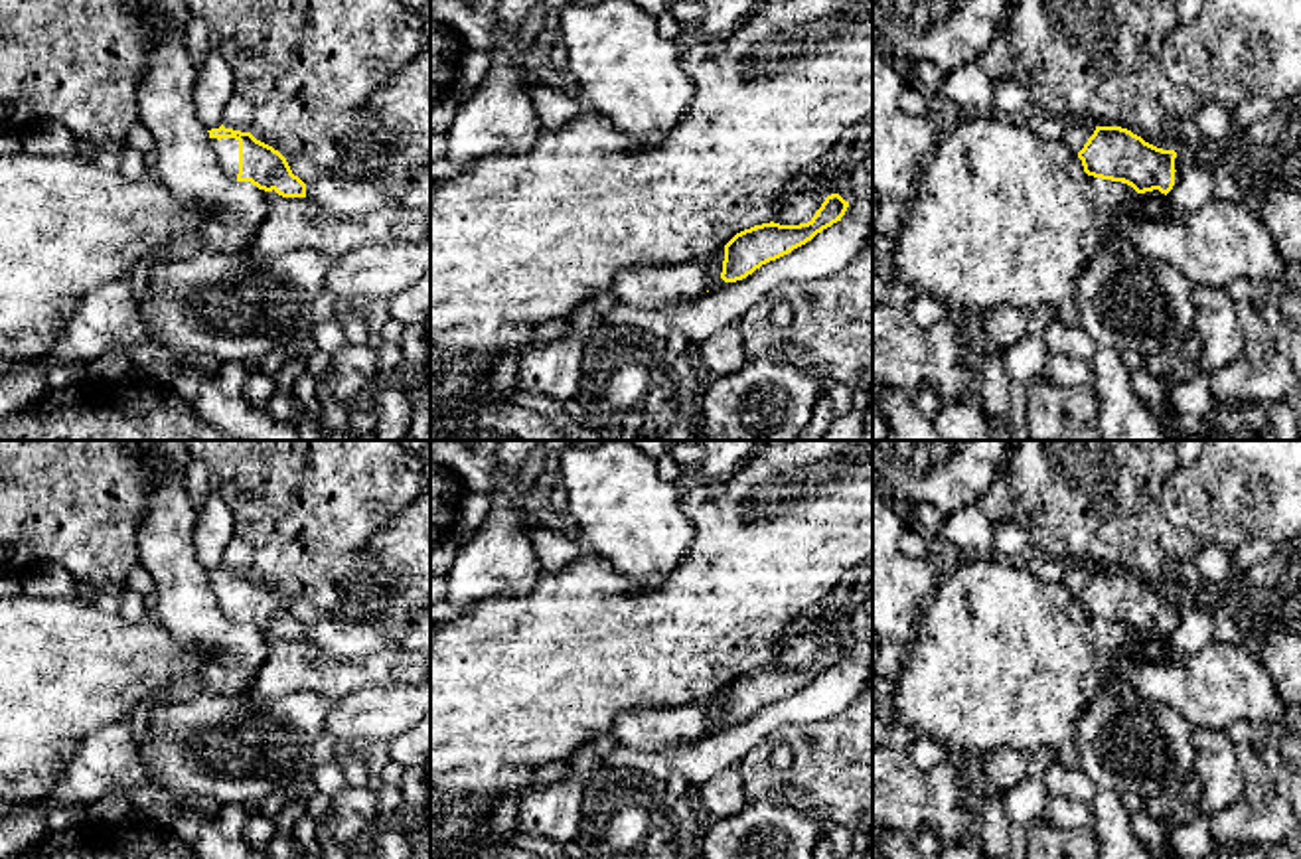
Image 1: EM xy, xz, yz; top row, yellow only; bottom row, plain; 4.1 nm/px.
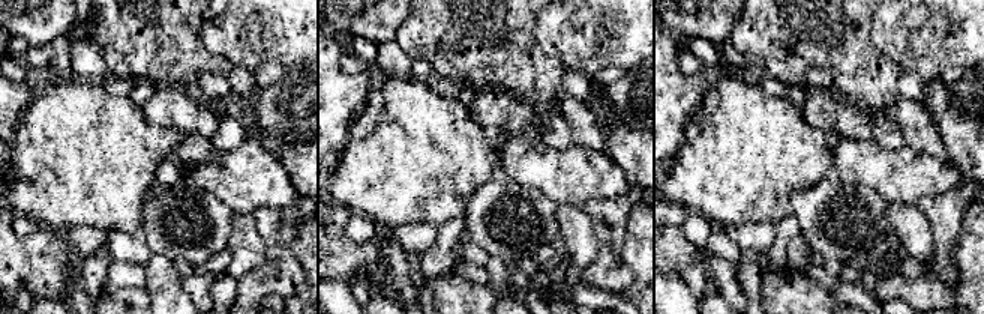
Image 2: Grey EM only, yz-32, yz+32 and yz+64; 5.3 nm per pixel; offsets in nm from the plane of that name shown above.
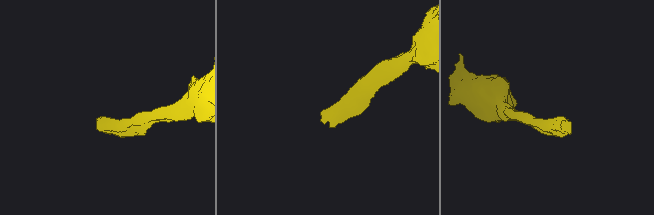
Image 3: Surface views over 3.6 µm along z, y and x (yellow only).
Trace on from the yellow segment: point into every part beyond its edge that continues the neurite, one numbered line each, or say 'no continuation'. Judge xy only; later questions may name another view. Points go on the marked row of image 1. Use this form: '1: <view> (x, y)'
1: xy (228, 149)

